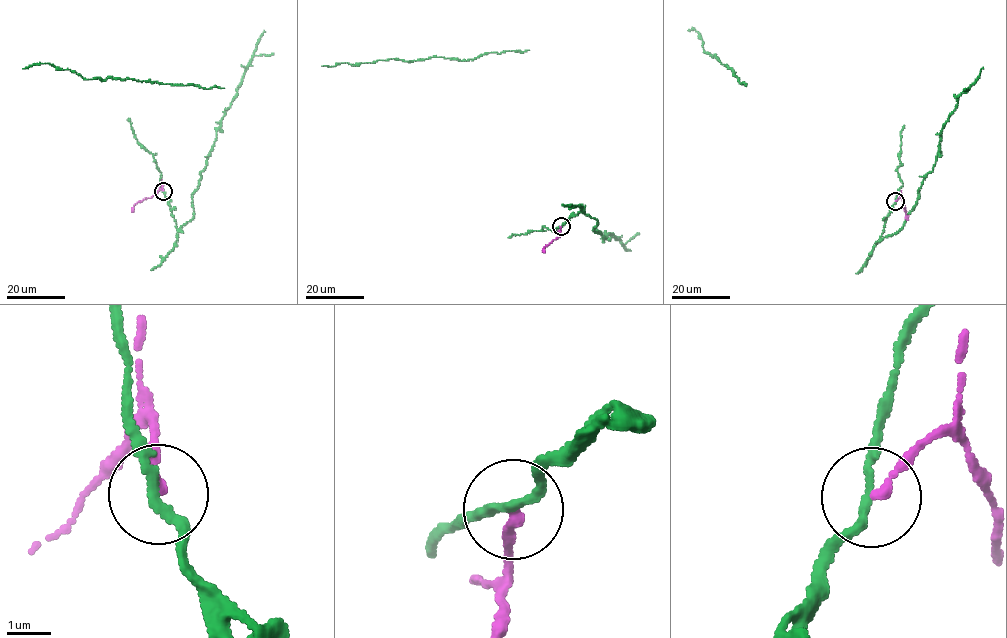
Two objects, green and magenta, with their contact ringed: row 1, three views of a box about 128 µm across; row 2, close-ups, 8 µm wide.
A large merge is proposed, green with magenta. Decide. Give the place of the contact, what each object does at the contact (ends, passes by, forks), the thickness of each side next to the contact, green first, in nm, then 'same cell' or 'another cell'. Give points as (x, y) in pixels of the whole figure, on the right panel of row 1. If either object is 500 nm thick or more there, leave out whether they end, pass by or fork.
(895, 201) | green passes by | magenta ends | 180/200 nm | another cell

